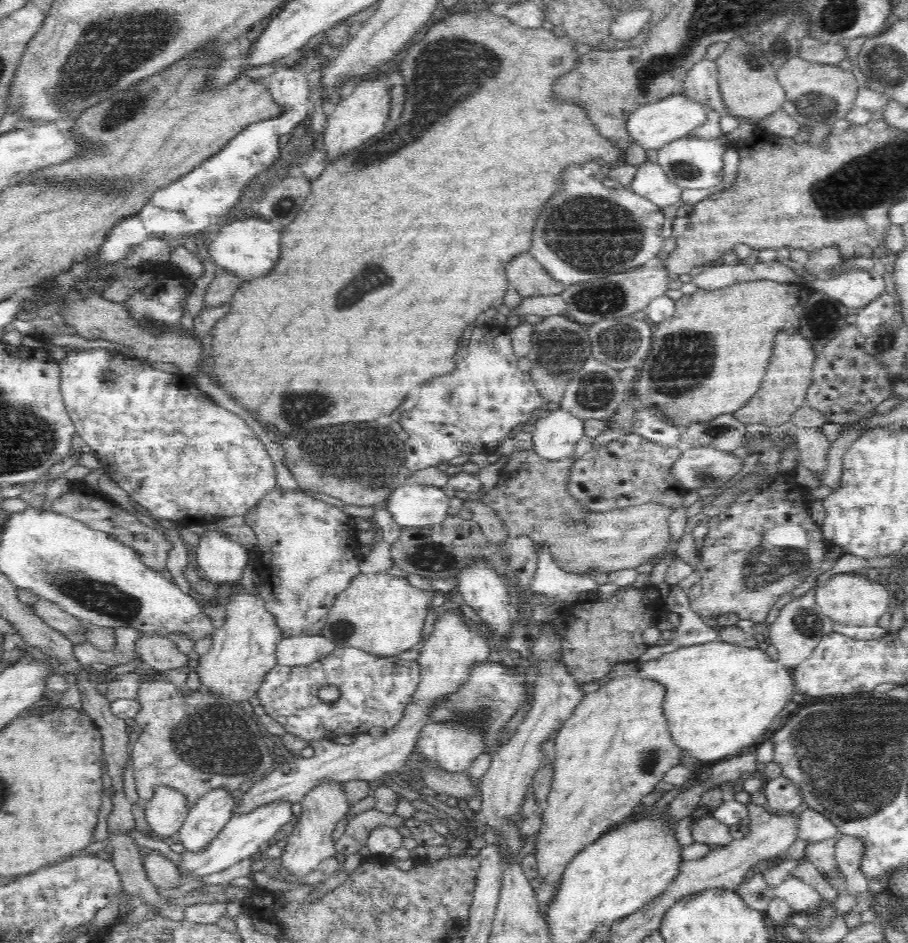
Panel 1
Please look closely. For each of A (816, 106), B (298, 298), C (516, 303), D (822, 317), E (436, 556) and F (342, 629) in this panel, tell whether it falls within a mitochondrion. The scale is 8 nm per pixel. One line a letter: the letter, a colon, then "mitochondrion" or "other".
A: mitochondrion
B: other
C: other
D: mitochondrion
E: mitochondrion
F: mitochondrion

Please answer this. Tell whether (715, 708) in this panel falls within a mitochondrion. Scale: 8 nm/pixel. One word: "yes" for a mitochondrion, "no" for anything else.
no

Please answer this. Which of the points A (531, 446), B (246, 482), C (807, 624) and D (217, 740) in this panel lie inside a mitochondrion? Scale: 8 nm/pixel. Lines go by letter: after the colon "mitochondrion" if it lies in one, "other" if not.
A: other
B: other
C: mitochondrion
D: mitochondrion

